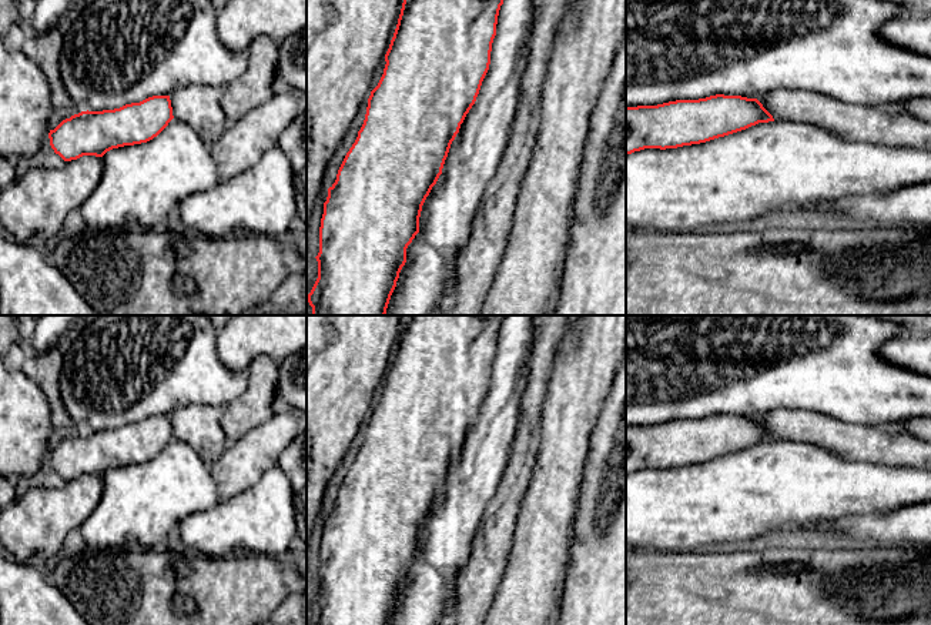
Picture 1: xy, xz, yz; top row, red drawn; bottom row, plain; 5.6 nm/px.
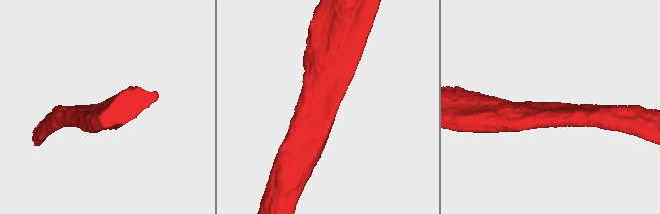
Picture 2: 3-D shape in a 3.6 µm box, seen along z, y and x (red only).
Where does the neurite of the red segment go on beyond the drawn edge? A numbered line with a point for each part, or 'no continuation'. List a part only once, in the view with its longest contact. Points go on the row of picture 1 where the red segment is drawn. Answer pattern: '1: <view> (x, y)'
no continuation

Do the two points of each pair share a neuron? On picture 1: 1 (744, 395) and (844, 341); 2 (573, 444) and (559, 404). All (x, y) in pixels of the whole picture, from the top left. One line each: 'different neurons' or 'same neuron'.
1: same neuron
2: same neuron

